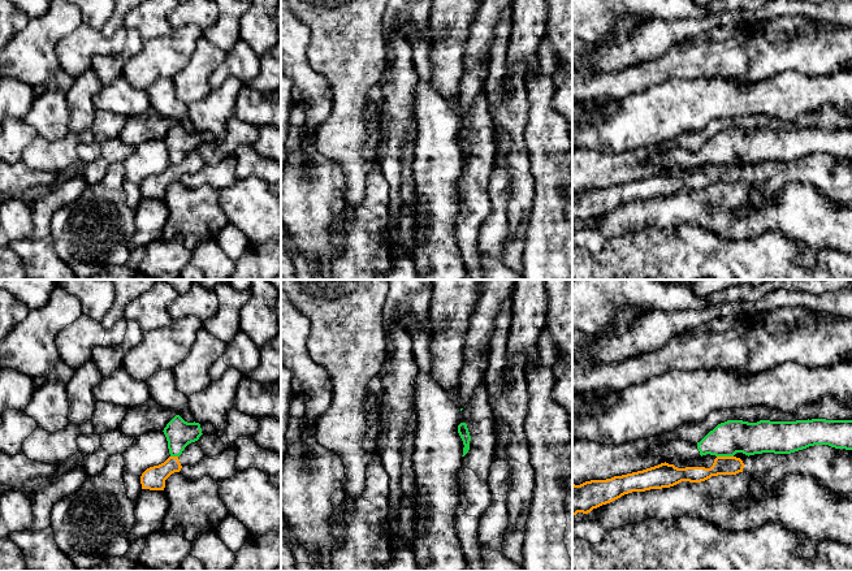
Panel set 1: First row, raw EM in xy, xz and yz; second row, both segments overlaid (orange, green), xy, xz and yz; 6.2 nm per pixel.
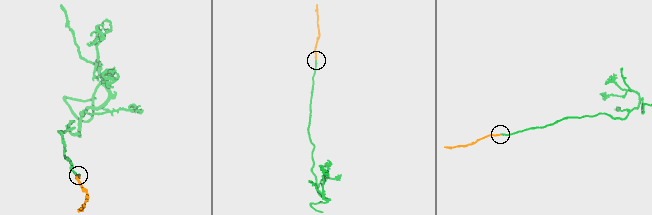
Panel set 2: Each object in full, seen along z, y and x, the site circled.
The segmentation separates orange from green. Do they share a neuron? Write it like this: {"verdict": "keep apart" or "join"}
{"verdict": "keep apart"}

